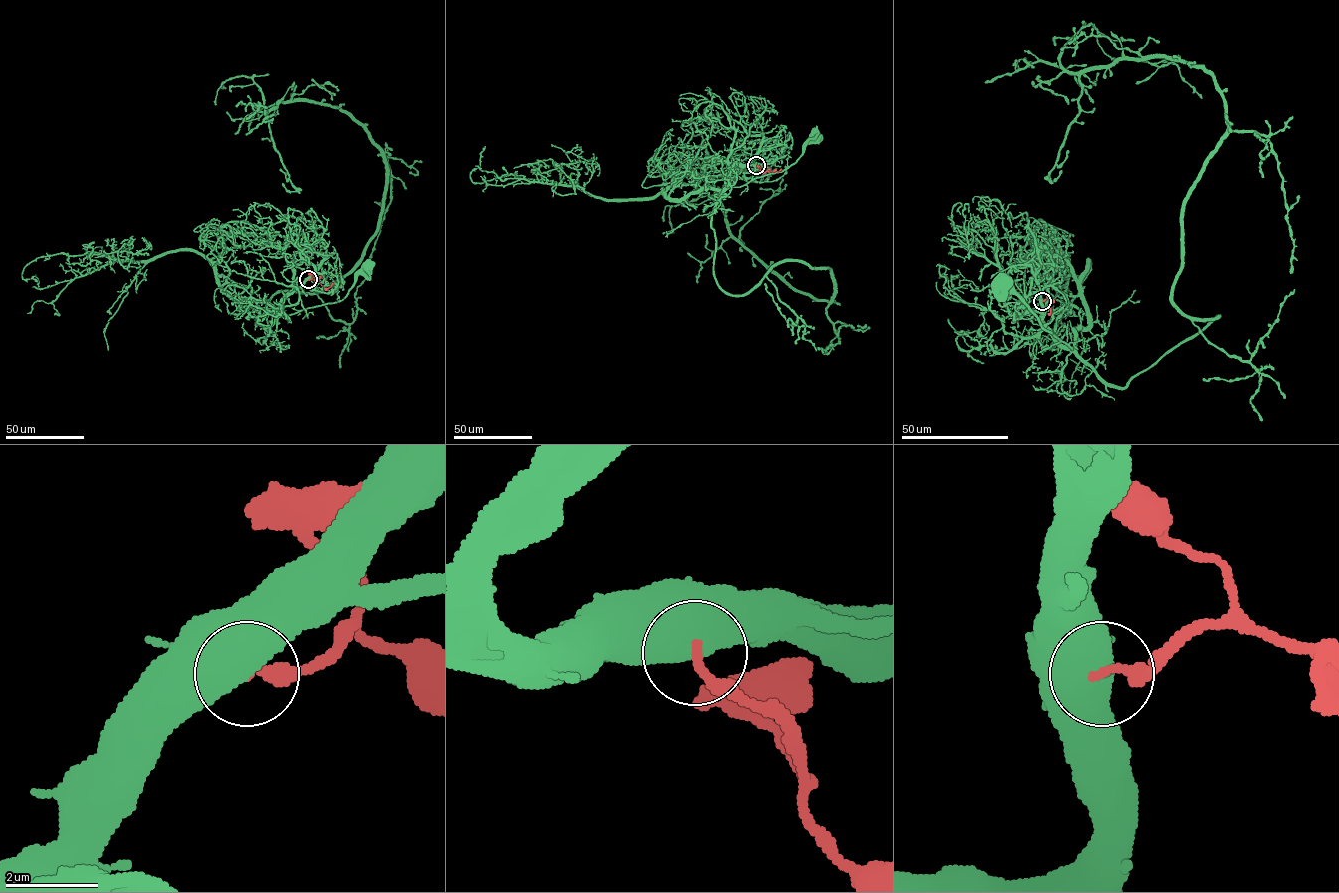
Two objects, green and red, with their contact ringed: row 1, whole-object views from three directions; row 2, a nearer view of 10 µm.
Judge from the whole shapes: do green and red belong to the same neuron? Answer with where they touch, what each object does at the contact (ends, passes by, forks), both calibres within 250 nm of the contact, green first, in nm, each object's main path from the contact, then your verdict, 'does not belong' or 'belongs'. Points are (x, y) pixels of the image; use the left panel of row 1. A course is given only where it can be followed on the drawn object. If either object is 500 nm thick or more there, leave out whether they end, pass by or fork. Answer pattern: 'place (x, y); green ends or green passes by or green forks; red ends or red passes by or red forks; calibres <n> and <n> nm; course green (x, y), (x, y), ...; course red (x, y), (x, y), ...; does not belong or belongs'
place (308, 279); calibres 800 and 200 nm; course green (308, 279), (283, 300), (282, 314), (340, 301), (358, 273), (366, 267); course red (308, 279), (316, 279), (325, 289), (333, 282); does not belong

